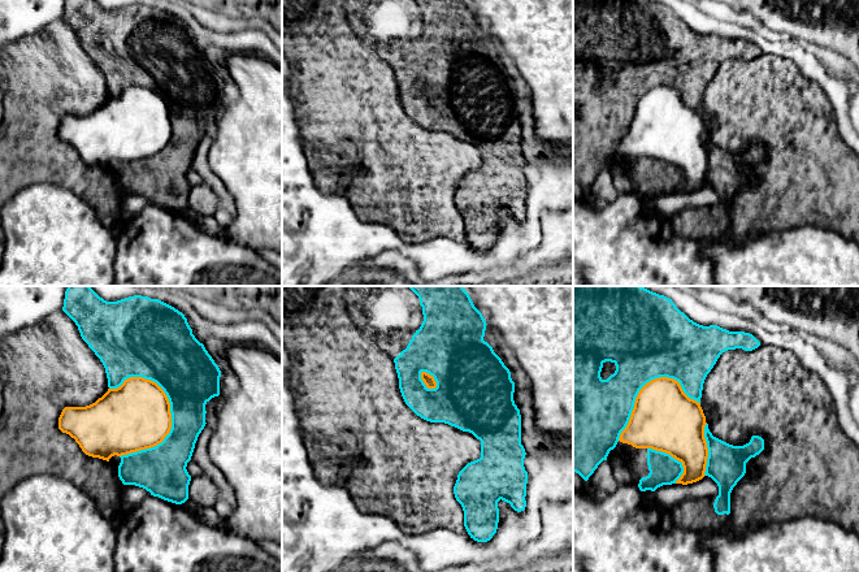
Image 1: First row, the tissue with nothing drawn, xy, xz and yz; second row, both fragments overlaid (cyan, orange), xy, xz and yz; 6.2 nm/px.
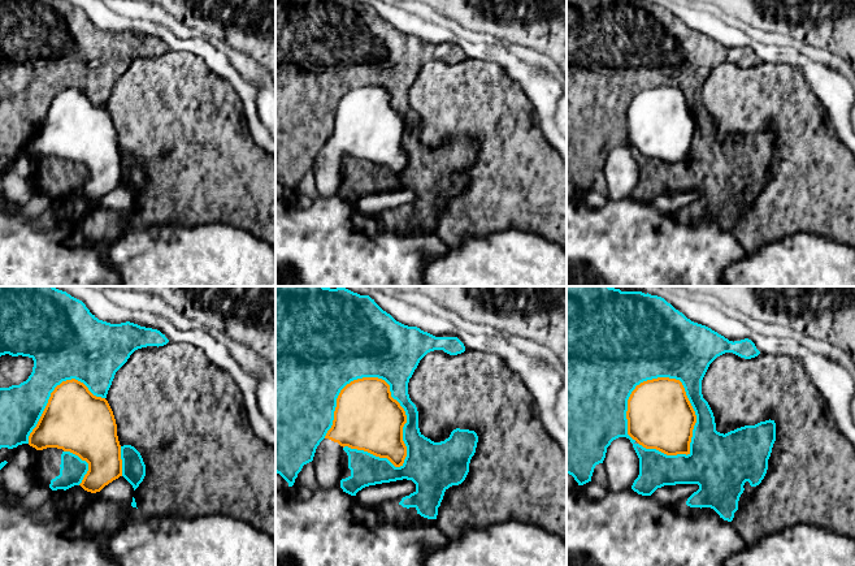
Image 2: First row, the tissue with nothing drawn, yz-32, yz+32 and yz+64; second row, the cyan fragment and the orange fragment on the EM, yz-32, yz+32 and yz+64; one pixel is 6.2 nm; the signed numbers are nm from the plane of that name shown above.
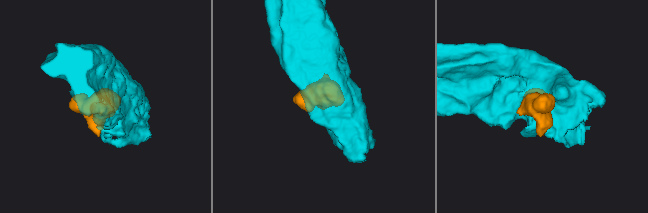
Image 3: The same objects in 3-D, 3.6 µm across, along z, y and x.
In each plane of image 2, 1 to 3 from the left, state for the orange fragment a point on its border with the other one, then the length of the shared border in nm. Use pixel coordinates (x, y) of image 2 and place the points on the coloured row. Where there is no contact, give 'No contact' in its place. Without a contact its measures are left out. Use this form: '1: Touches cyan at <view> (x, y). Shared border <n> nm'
1: Touches cyan at yz-32 (53, 389). Shared border 550 nm
2: Touches cyan at yz+32 (402, 406). Shared border 600 nm
3: Touches cyan at yz+64 (688, 397). Shared border 550 nm

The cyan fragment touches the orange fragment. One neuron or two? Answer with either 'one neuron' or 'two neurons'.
two neurons

